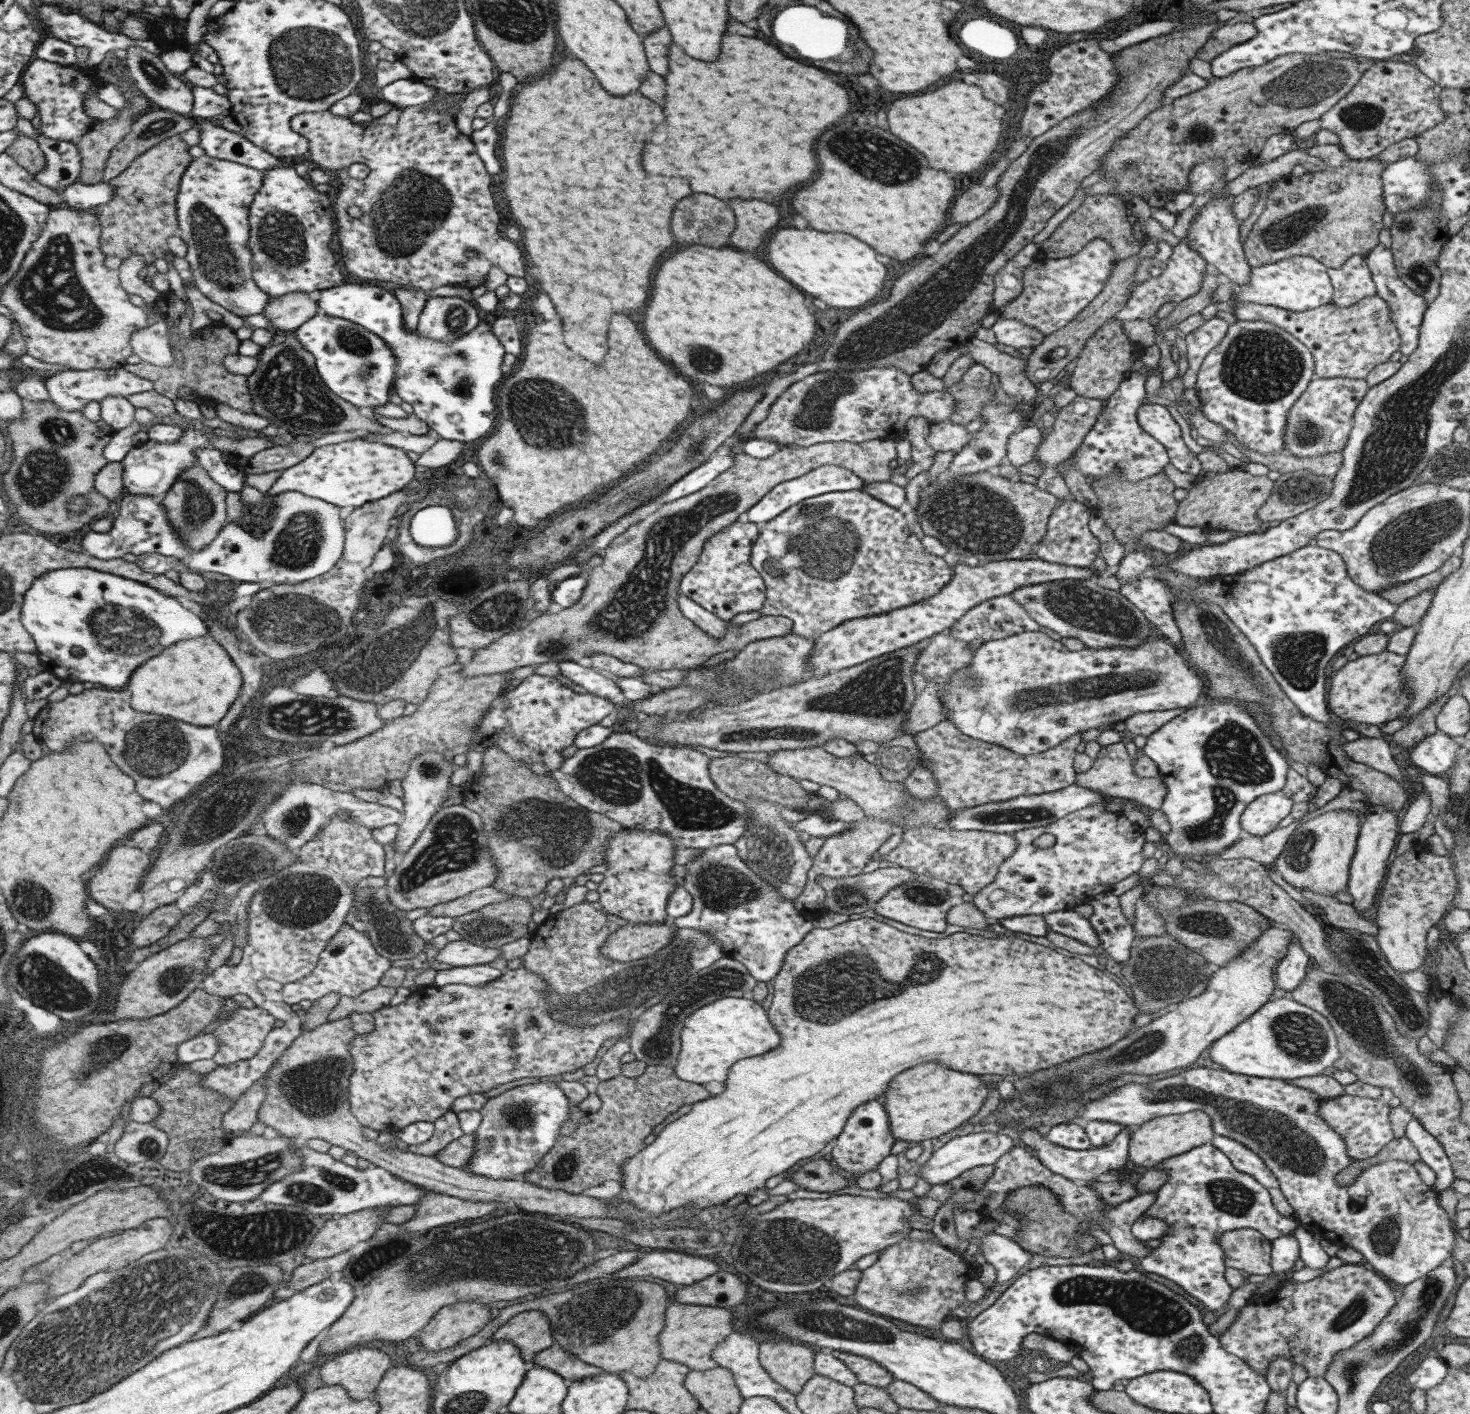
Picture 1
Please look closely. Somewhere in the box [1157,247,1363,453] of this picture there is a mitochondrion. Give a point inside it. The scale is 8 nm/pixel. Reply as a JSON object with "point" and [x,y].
{"point":[1259,366]}

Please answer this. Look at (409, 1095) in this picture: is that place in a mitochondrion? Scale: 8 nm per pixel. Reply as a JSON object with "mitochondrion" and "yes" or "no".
{"mitochondrion":"no"}

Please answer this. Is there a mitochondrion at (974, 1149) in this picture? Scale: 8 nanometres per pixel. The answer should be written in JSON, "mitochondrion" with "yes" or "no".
{"mitochondrion":"no"}

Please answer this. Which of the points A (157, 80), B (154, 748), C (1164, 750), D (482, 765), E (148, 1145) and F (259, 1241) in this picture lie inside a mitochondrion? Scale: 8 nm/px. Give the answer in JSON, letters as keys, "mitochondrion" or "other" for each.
{"A":"mitochondrion","B":"mitochondrion","C":"other","D":"other","E":"mitochondrion","F":"mitochondrion"}

